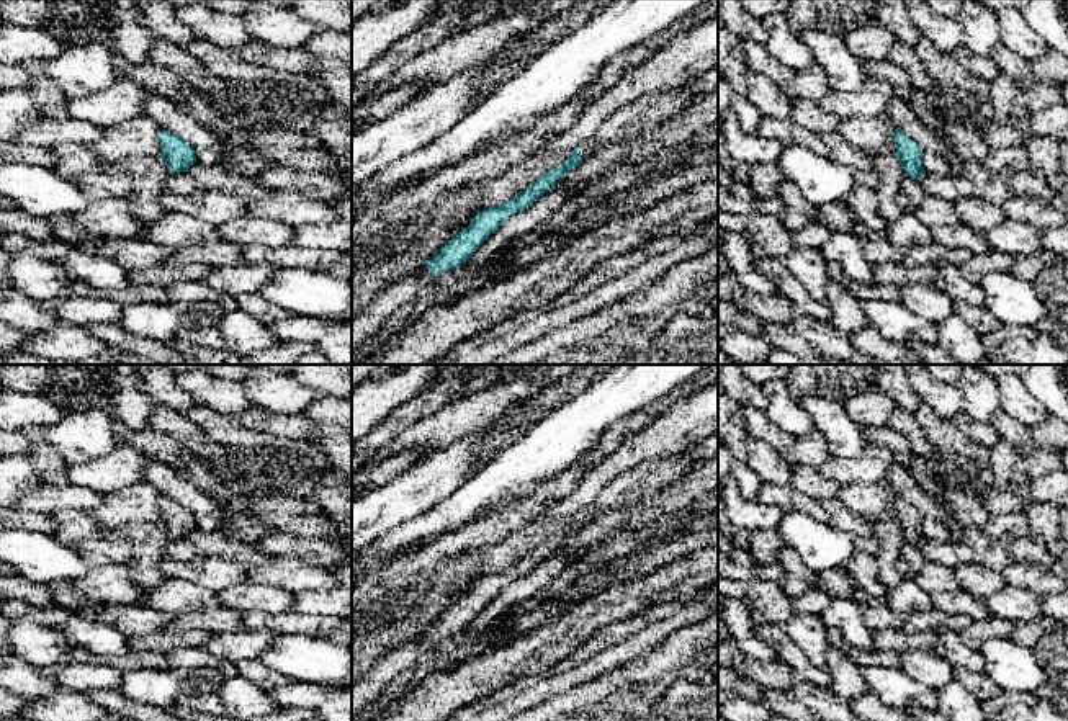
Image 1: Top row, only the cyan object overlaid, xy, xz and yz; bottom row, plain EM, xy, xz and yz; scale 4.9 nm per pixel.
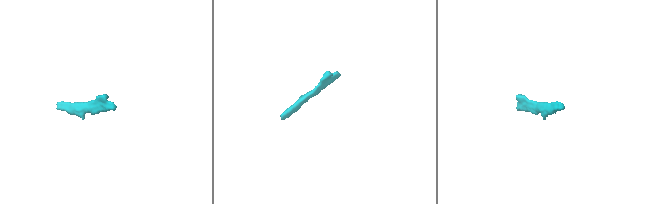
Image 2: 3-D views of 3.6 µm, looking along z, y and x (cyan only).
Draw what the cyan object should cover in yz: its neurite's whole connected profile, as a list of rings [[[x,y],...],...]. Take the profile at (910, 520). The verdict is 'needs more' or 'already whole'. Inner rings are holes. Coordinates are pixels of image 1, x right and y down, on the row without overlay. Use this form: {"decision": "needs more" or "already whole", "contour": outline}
{"decision": "needs more", "contour": [[[895,495],[891,504],[896,510],[896,523],[904,536],[904,544],[901,548],[901,559],[913,567],[922,567],[927,559],[921,554],[919,544],[926,540],[922,533],[922,517],[921,513],[904,502],[901,497]]]}

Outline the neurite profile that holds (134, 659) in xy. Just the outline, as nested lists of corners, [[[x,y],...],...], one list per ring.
[[[74,646],[70,649],[72,661],[95,664],[95,665],[111,665],[124,670],[137,670],[137,669],[167,669],[167,654],[162,652],[144,652],[144,651],[129,651],[123,656],[100,656],[90,652],[82,646]]]

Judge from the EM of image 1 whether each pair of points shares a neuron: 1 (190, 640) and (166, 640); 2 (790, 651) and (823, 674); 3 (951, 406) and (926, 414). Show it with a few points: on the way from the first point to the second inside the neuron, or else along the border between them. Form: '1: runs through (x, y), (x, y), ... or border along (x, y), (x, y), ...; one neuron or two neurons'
1: runs through (183, 640), (172, 640); one neuron
2: runs through (797, 659), (815, 674); one neuron
3: border along (923, 403), (951, 420); two neurons

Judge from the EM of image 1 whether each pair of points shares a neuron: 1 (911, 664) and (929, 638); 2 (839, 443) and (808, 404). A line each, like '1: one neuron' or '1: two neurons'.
1: two neurons
2: one neuron

